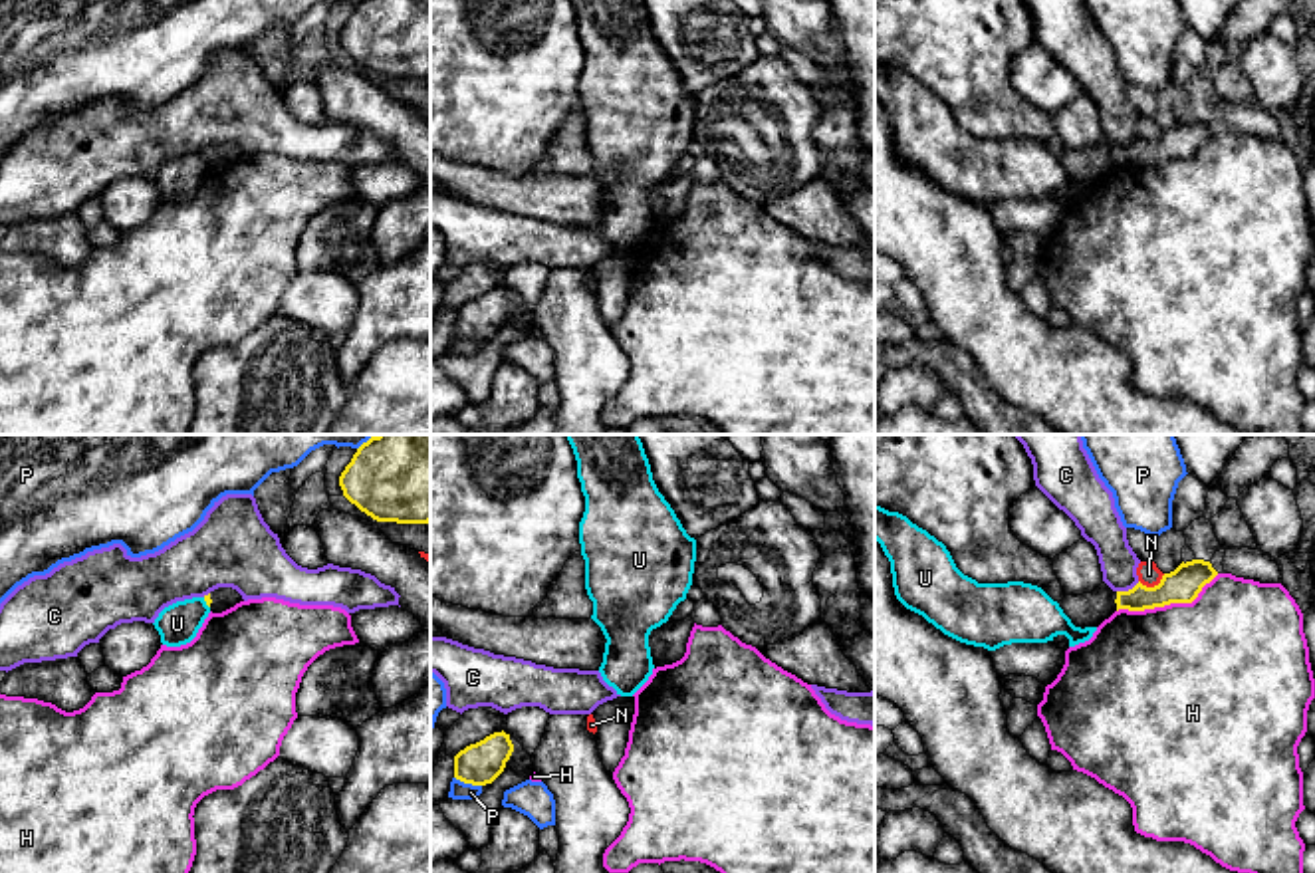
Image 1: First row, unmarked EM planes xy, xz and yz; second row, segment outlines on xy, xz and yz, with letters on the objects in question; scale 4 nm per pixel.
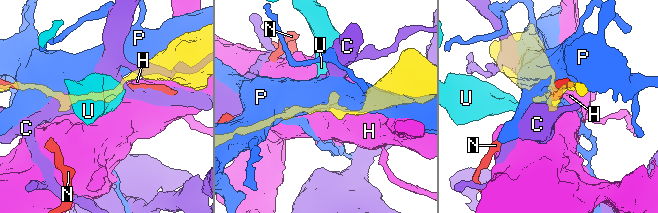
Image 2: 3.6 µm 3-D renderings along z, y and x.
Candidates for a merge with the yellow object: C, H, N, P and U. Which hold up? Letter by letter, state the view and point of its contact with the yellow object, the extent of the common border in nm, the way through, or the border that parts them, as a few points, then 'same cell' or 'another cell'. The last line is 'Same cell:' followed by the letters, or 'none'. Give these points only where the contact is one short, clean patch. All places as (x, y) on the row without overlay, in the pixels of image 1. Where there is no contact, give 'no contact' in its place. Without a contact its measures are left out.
C: contact yz (1129, 145); length 100 nm; another cell
H: contact yz (1169, 159); length 440 nm; another cell
N: contact yz (1155, 141); length 120 nm; another cell
P: contact xz (469, 338); length 120 nm; another cell
U: contact xy (207, 159); length 50 nm; border xy (203, 153), (209, 163); another cell
Same cell: none

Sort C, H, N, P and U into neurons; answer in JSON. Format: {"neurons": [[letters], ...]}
{"neurons": [["C"], ["H"], ["N", "U"], ["P"]]}

